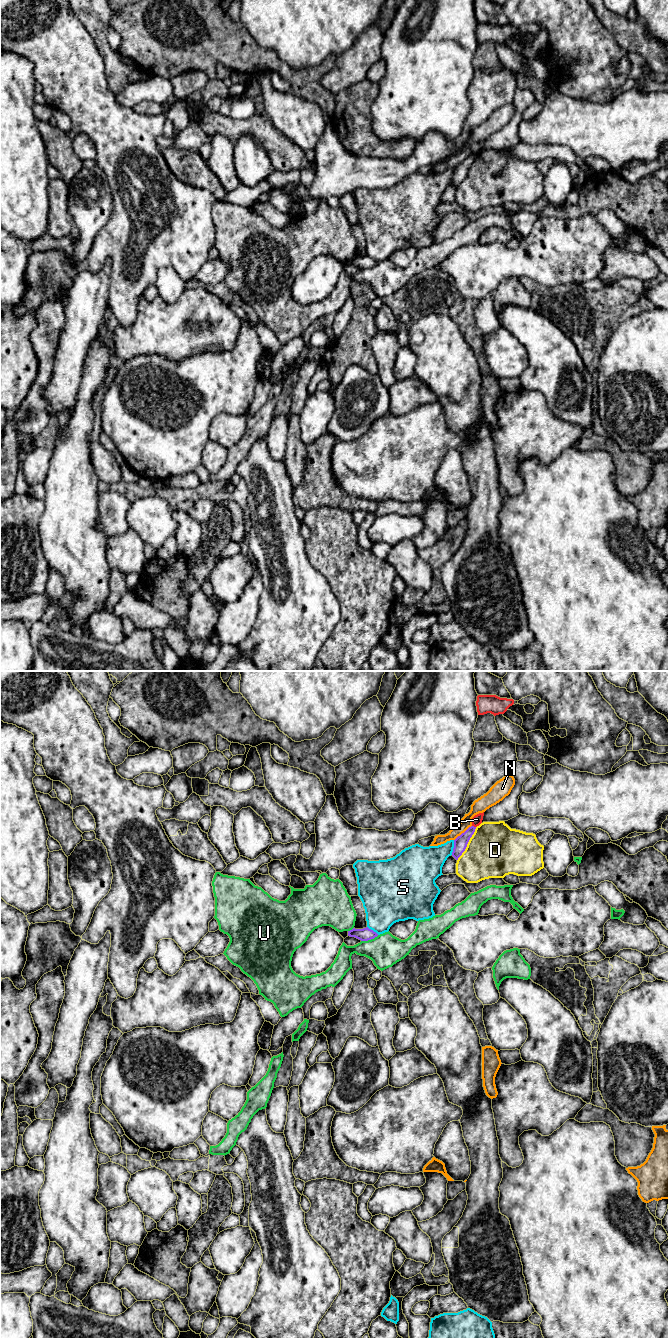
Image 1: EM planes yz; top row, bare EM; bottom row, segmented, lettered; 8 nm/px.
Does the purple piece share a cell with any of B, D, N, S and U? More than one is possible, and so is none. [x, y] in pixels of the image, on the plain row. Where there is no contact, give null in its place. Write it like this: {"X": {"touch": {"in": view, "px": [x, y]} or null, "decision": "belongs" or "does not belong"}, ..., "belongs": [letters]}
{"B": {"touch": {"in": "yz", "px": [473, 154]}, "decision": "does not belong"}, "D": {"touch": {"in": "yz", "px": [467, 171]}, "decision": "does not belong"}, "N": {"touch": {"in": "yz", "px": [462, 161]}, "decision": "does not belong"}, "S": {"touch": {"in": "yz", "px": [454, 175]}, "decision": "does not belong"}, "U": {"touch": {"in": "yz", "px": [369, 267]}, "decision": "does not belong"}, "belongs": []}

